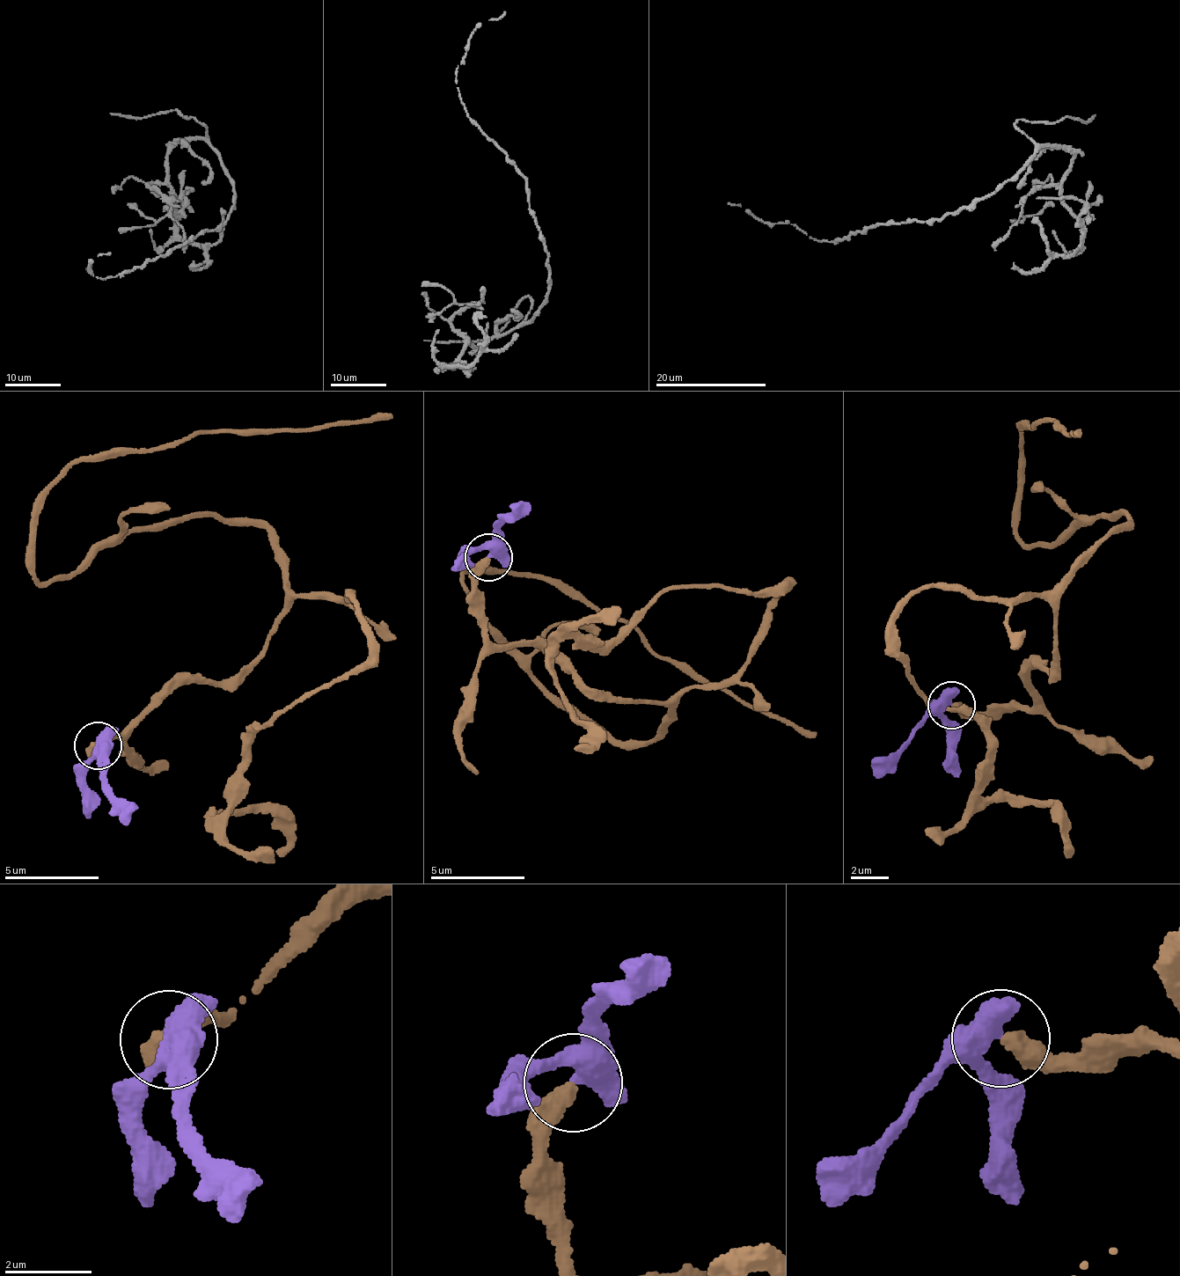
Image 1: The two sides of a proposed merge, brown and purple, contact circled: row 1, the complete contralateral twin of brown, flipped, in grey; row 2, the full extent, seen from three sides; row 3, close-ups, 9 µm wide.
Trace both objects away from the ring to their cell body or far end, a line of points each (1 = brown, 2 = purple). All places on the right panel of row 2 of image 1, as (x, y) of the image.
1: (952, 704), (1026, 711), (1059, 580), (1132, 524), (1100, 511), (1024, 546), (1020, 425), (1079, 435)
2: (952, 704), (943, 703), (896, 753), (870, 766)

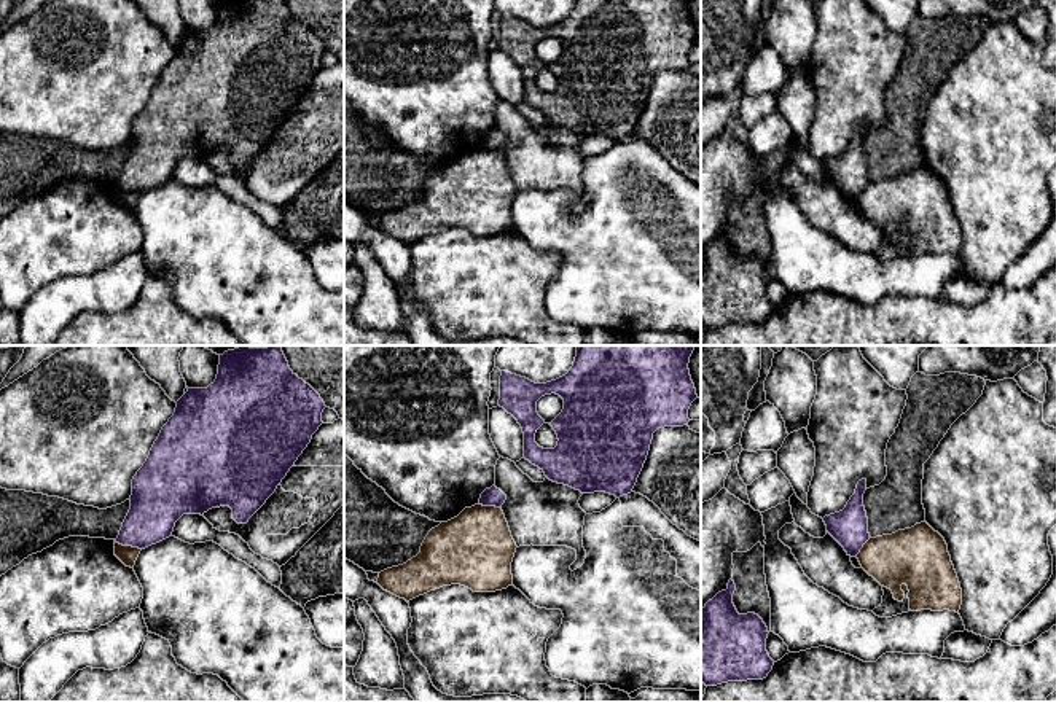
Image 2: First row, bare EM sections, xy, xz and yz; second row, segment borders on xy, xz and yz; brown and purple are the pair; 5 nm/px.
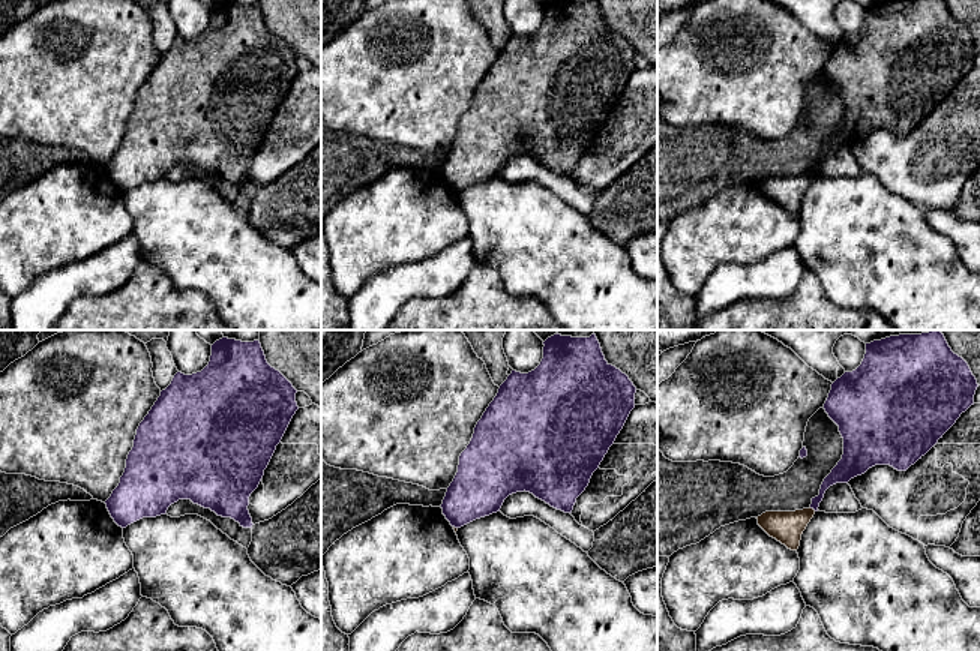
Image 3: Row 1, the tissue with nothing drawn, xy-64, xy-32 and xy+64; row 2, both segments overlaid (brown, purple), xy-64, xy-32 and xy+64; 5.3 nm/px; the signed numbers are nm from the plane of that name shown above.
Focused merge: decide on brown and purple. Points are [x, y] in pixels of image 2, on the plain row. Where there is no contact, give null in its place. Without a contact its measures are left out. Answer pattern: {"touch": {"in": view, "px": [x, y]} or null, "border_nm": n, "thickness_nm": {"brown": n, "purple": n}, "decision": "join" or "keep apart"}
{"touch": {"in": "xy", "px": [128, 190]}, "border_nm": 140, "thickness_nm": {"brown": 90, "purple": 260}, "decision": "keep apart"}

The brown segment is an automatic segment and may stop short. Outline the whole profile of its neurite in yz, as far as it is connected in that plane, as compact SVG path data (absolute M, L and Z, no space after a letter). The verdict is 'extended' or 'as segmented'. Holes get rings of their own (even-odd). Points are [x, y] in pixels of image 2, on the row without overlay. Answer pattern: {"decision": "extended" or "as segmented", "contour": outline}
{"decision": "as segmented", "contour": "M925 164L892 178L871 181L857 202L894 242L909 242L909 253L956 255L962 232L945 181Z"}

